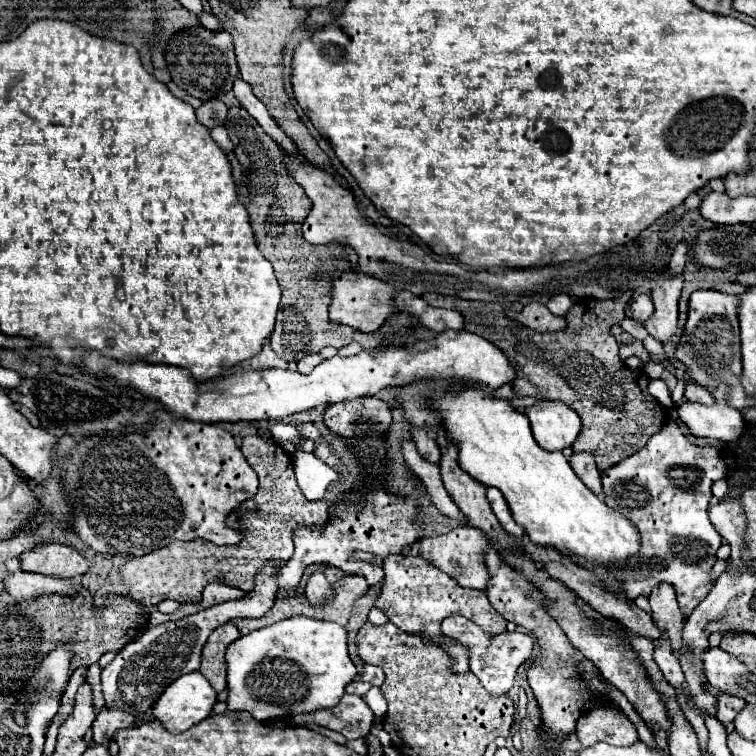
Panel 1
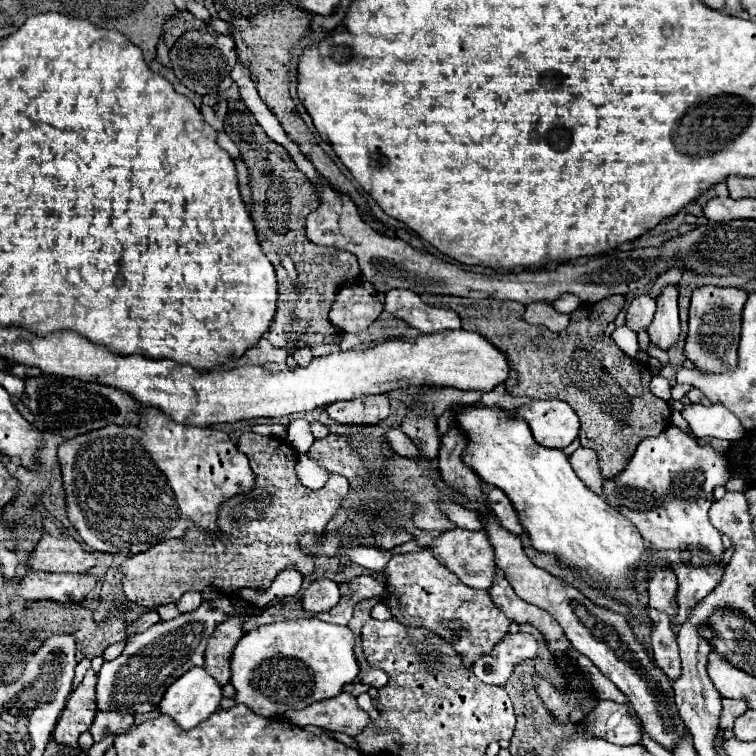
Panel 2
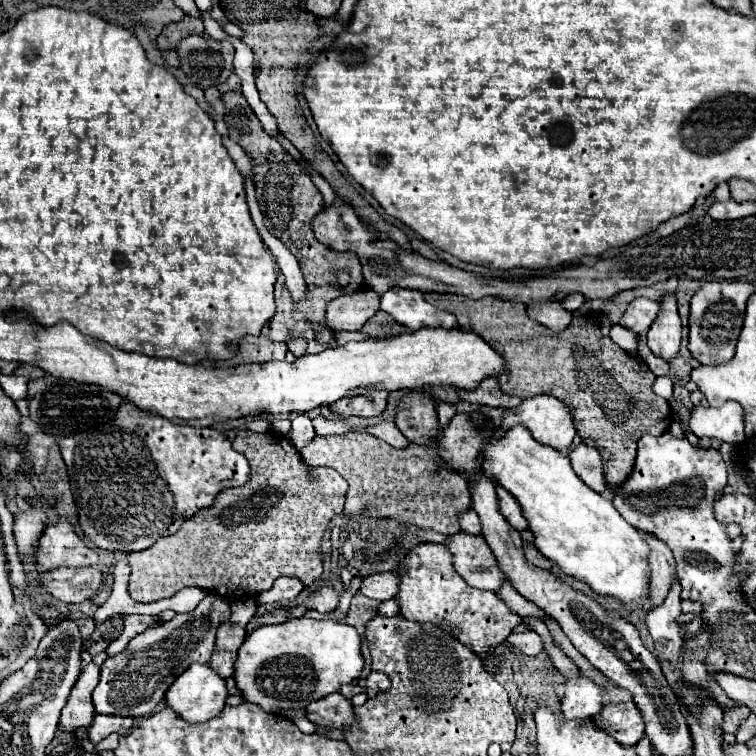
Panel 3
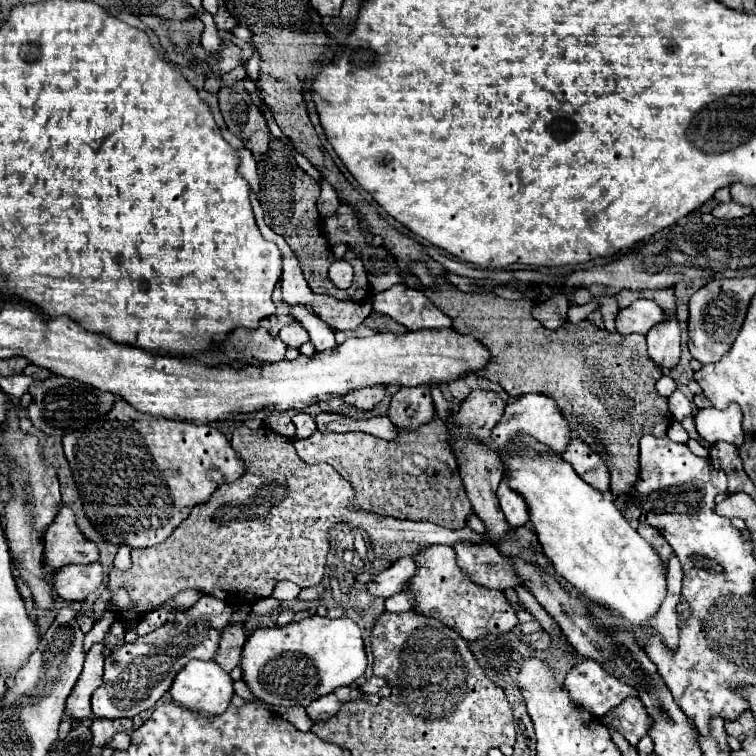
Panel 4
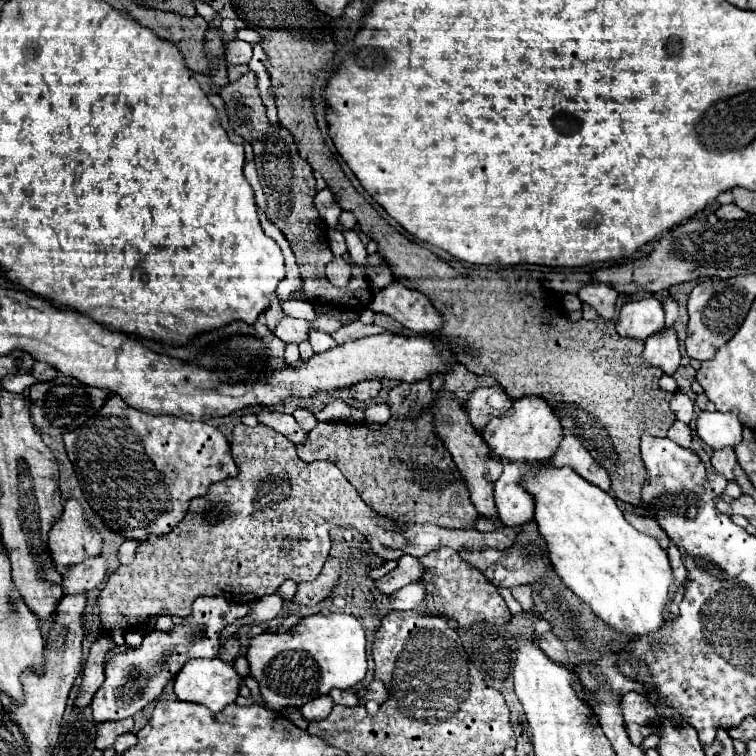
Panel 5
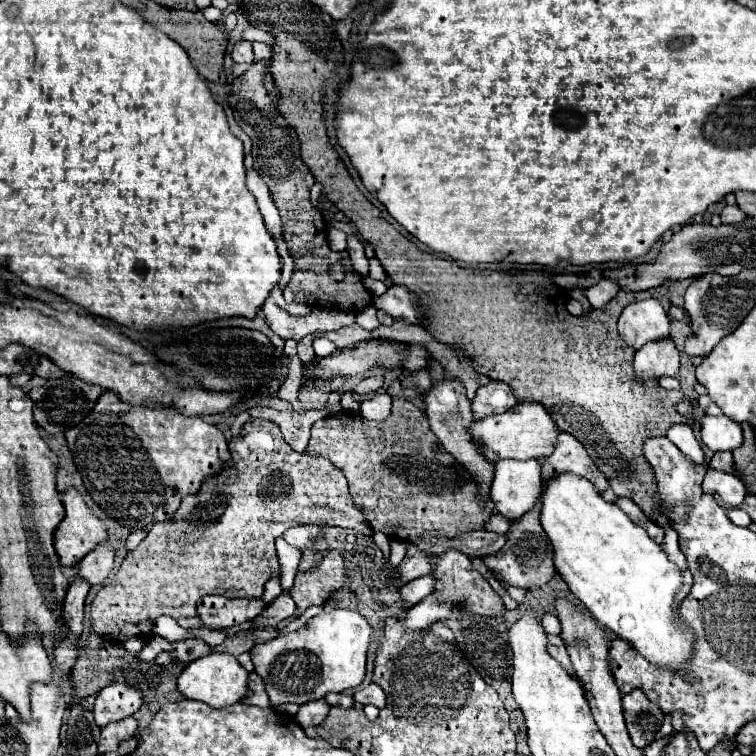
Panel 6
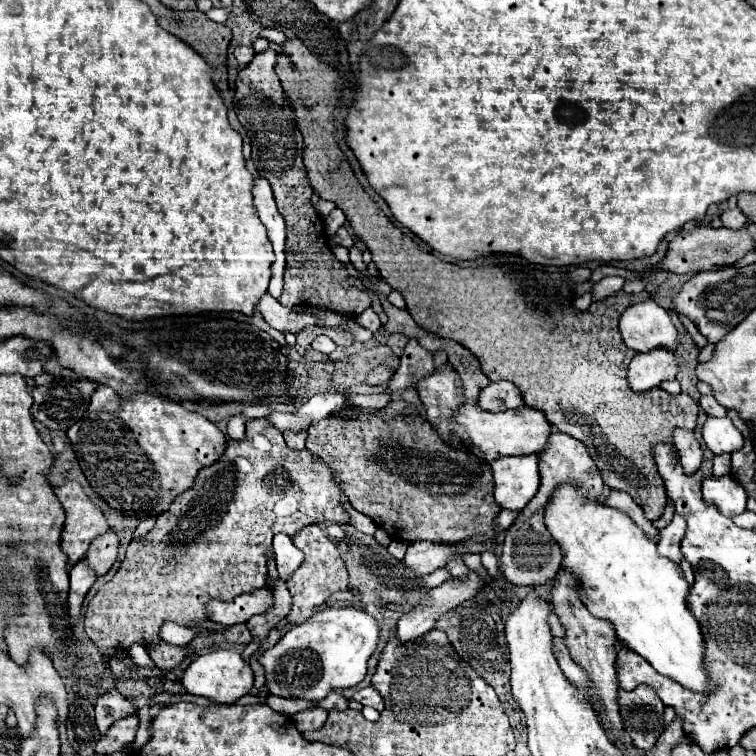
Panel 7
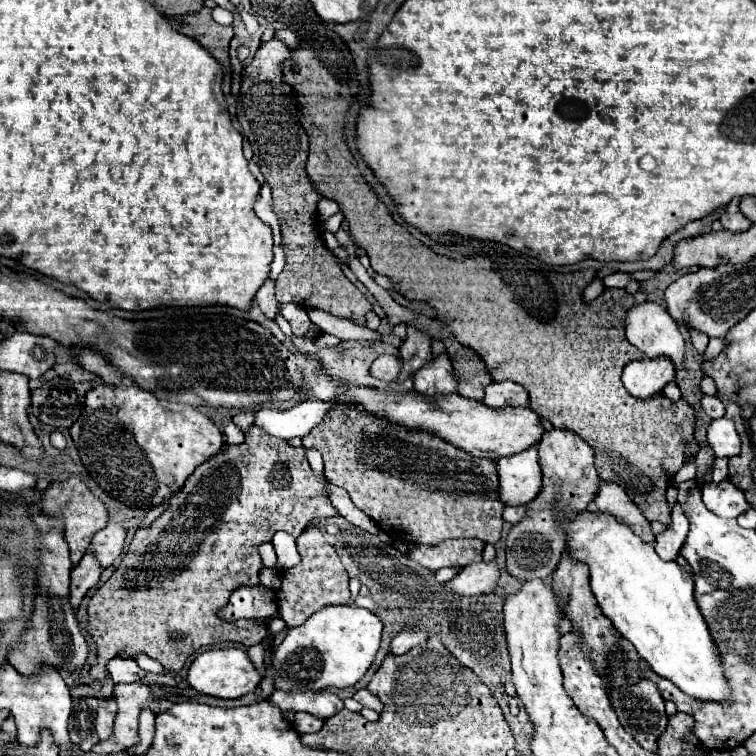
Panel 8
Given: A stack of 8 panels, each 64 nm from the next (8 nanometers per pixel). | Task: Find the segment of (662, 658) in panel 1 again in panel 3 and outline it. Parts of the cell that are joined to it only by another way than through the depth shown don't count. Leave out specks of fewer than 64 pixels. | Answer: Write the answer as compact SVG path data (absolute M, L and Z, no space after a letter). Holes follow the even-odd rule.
M676 580L670 588L668 598L656 610L650 610L646 616L646 626L654 640L654 654L660 660L668 660L670 664L680 662L682 648L682 630L676 624L676 616L680 616L680 582Z

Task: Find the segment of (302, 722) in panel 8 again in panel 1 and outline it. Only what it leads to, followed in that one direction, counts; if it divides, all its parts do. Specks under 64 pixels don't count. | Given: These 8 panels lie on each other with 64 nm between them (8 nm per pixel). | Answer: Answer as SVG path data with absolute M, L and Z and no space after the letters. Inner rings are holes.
M344 694L338 706L328 708L328 710L316 710L306 716L292 716L292 720L296 724L314 722L318 726L324 726L324 728L344 734L348 740L356 740L356 738L368 736L374 714L362 696Z

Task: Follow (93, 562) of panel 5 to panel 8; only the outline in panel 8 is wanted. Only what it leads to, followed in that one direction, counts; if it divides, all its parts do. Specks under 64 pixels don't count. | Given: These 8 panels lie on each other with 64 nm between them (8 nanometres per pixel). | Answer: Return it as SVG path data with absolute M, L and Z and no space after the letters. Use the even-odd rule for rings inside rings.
M110 522L104 530L100 530L90 544L90 552L96 556L100 568L108 568L114 564L114 560L120 556L124 546L126 530L114 522Z

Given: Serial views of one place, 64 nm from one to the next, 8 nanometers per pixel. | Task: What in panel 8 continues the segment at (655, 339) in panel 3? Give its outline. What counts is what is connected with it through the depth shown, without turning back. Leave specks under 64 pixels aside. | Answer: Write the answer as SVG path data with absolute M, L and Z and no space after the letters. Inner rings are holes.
M664 356L634 360L626 364L622 374L622 382L626 390L634 398L642 398L642 400L662 392L662 388L672 380L674 380L674 364Z

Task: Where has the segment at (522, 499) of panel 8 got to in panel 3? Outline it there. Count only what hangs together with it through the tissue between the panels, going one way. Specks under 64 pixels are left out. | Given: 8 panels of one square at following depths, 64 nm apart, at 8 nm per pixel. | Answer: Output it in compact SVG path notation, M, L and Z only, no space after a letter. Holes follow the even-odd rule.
M500 486L496 488L496 496L498 496L498 500L500 500L500 514L506 516L508 524L510 524L512 528L516 528L518 532L526 530L526 518L522 516L522 510L520 510L516 498L514 498L508 490L504 490L504 488L500 488Z

